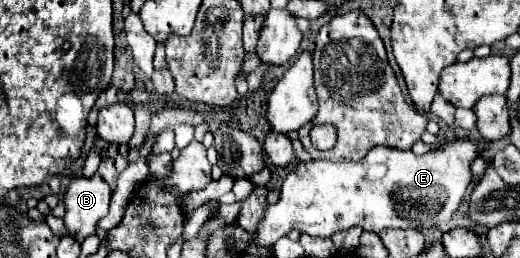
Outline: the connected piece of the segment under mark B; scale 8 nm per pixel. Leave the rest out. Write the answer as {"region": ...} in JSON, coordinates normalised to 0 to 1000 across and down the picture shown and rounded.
{"region":[[[192,671],[135,702],[123,748],[123,872],[138,919],[162,934],[165,911],[185,895],[188,857],[208,826],[212,748],[215,733],[192,694]]]}

